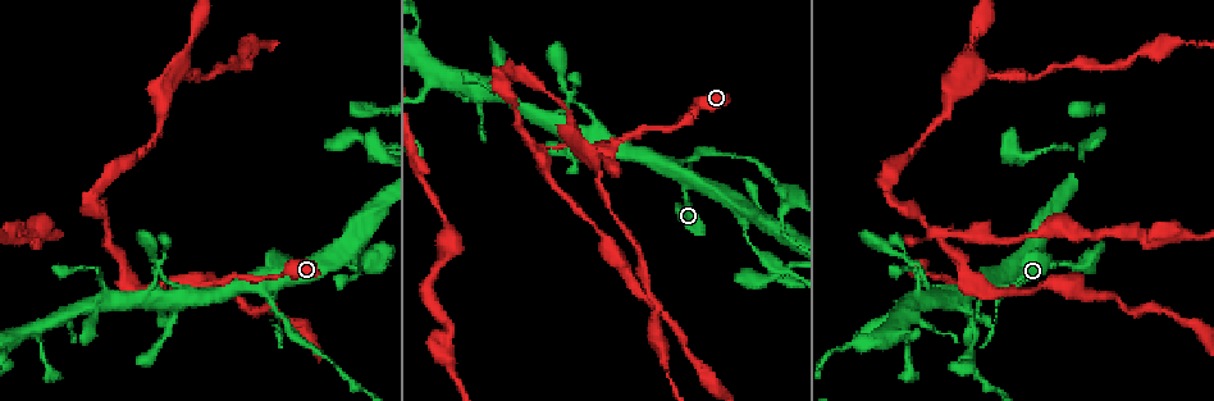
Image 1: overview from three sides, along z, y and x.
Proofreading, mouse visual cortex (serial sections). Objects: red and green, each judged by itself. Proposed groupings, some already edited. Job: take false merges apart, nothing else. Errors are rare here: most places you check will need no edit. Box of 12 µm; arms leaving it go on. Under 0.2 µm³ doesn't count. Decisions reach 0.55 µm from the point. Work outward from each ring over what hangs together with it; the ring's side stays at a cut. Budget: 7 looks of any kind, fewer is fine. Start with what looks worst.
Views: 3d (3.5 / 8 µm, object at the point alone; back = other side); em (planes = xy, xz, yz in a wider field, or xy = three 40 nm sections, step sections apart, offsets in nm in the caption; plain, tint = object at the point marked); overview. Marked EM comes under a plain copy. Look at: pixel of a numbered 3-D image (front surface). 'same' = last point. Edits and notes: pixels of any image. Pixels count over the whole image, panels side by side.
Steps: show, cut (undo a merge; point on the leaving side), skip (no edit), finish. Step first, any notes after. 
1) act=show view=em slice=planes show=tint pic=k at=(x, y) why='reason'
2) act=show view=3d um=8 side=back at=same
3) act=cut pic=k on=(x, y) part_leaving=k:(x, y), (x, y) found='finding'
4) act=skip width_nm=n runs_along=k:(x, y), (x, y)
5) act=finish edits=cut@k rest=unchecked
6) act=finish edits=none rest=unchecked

act=show view=3d um=3.5 pic=1 at=(969, 288) why='three-way junction'

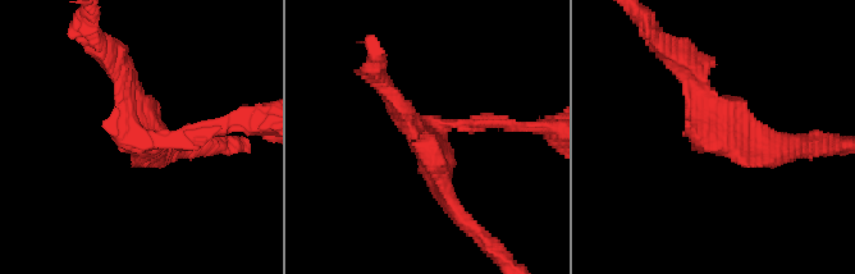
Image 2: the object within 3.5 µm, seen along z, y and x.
act=show view=em slice=xy step=2 show=tint pic=2 at=(136, 134) why='now the EM'

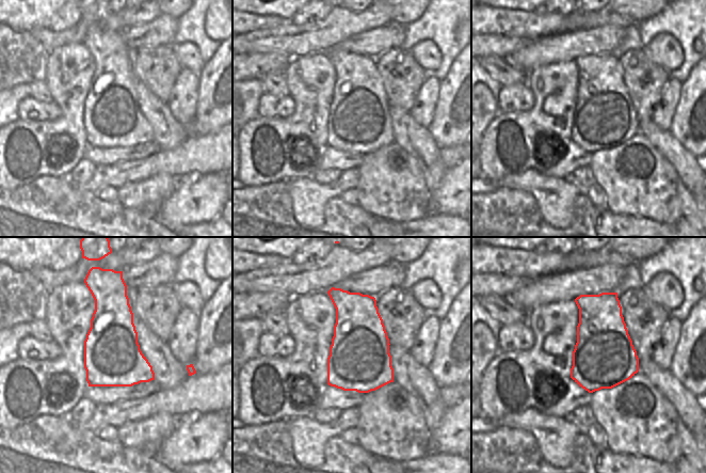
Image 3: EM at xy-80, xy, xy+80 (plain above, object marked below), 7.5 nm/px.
act=skip runs_along=2:(215, 127), (145, 142), (117, 60) found='continuous, no second cell'

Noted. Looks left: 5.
act=show view=3d um=8 pic=1 at=(977, 310) why='thick turns thin'

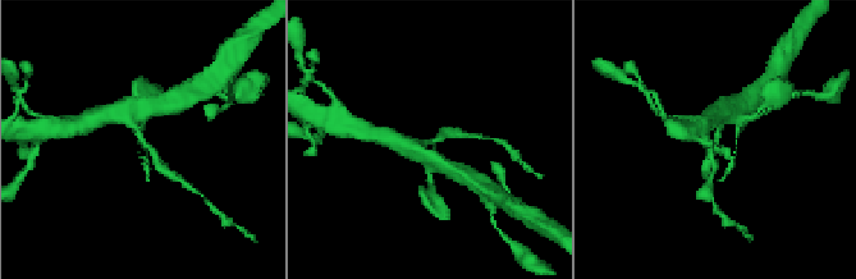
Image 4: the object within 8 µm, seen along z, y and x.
act=show view=em slice=xy step=5 show=tint pic=4 at=(149, 144) why='need the tissue'

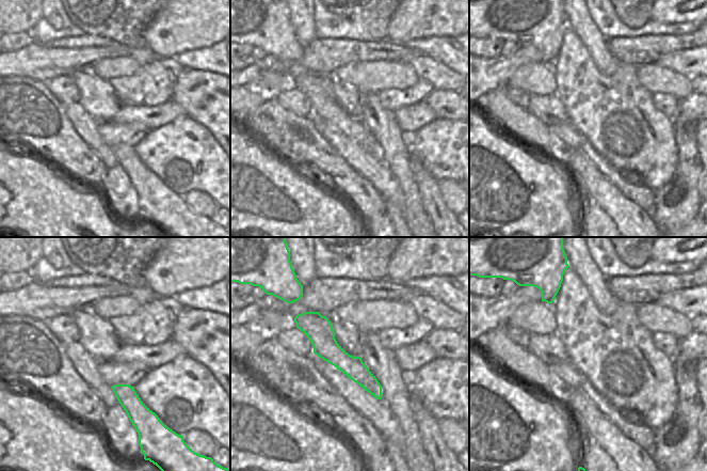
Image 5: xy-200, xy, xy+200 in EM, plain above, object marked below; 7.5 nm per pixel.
act=skip runs_along=4:(128, 114), (140, 138), (169, 173) found='continuous, no second cell'

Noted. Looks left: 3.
act=show view=em slice=xy step=5 show=tint pic=1 at=(501, 73)

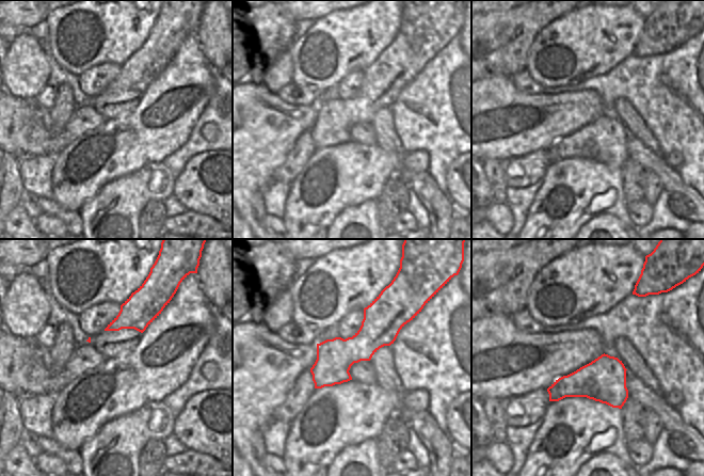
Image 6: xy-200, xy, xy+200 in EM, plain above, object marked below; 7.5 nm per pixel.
act=show view=3d um=3.5 at=same why='see where the arms go'

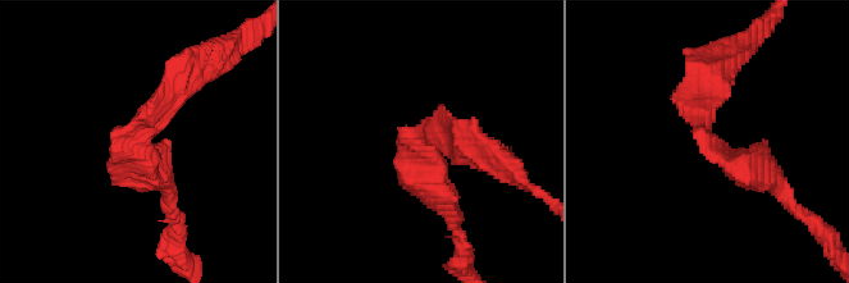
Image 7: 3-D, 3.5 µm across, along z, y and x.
act=skip arm_widths_nm=350,400 runs_along=7:(770, 178), (707, 135), (720, 72) found='one cell here'

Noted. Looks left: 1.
act=finish edits=none rest=unchecked

